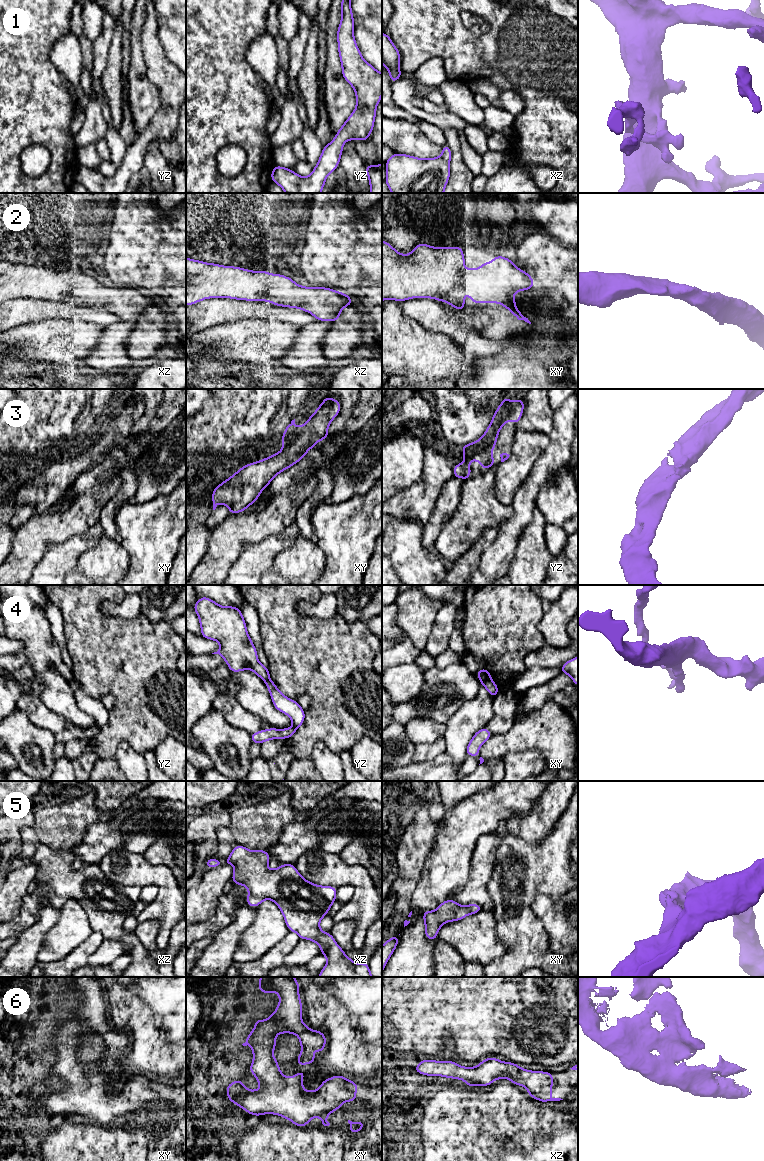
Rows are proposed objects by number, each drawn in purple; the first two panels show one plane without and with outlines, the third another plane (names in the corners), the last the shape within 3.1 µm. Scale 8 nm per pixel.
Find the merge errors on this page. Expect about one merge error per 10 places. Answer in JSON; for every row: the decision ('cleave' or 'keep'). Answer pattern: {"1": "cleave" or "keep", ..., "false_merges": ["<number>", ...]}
{"1": "keep", "2": "keep", "3": "keep", "4": "cleave", "5": "keep", "6": "keep", "false_merges": ["4"]}

